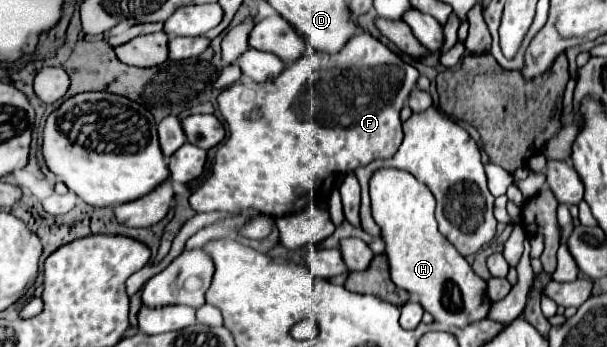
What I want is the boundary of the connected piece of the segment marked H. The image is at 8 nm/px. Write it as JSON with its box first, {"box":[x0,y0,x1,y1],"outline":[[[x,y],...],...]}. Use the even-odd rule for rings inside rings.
{"box":[371,169,489,327],"outline":[[[379,169],[371,177],[371,213],[381,229],[385,255],[389,259],[391,281],[397,287],[409,291],[409,295],[415,297],[421,303],[421,307],[433,315],[435,321],[453,327],[465,327],[487,315],[489,309],[489,299],[485,297],[487,283],[473,273],[471,265],[463,259],[463,255],[437,231],[437,221],[433,211],[435,211],[435,197],[427,189],[427,185],[419,183],[411,173],[401,169]]]}

